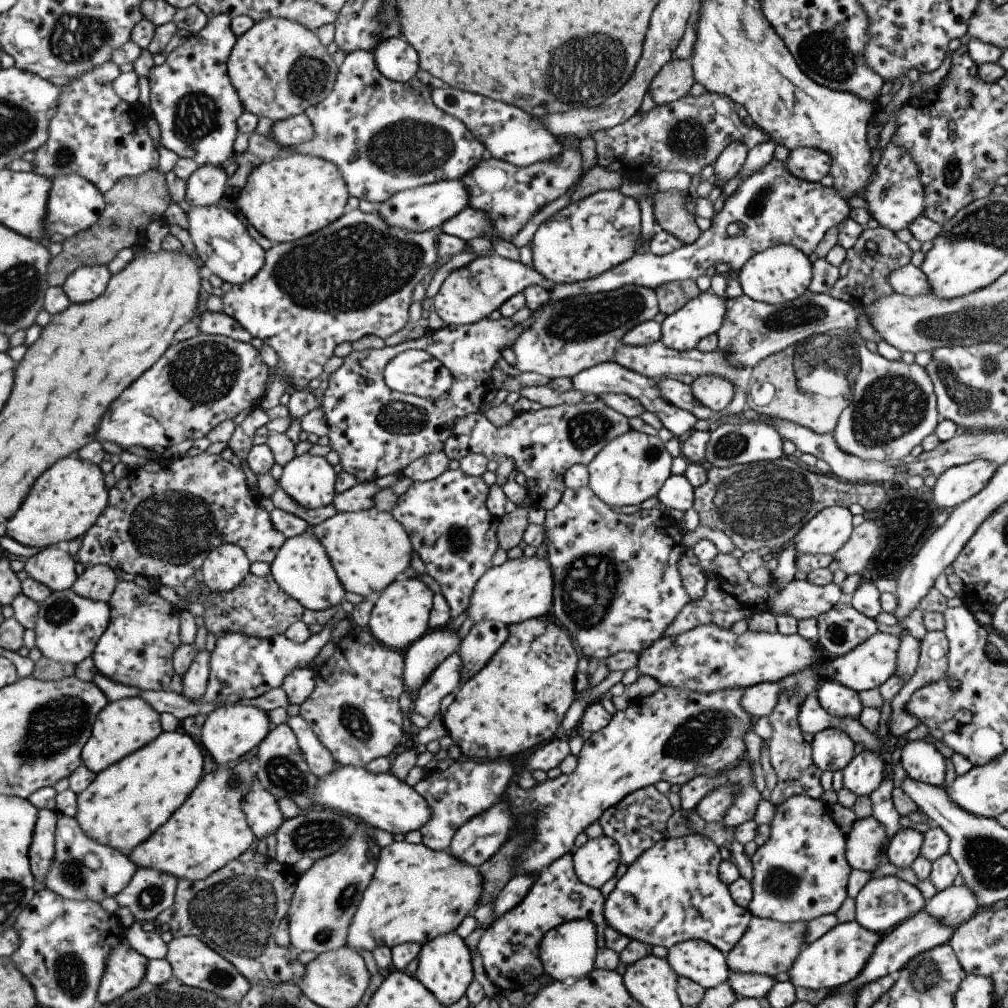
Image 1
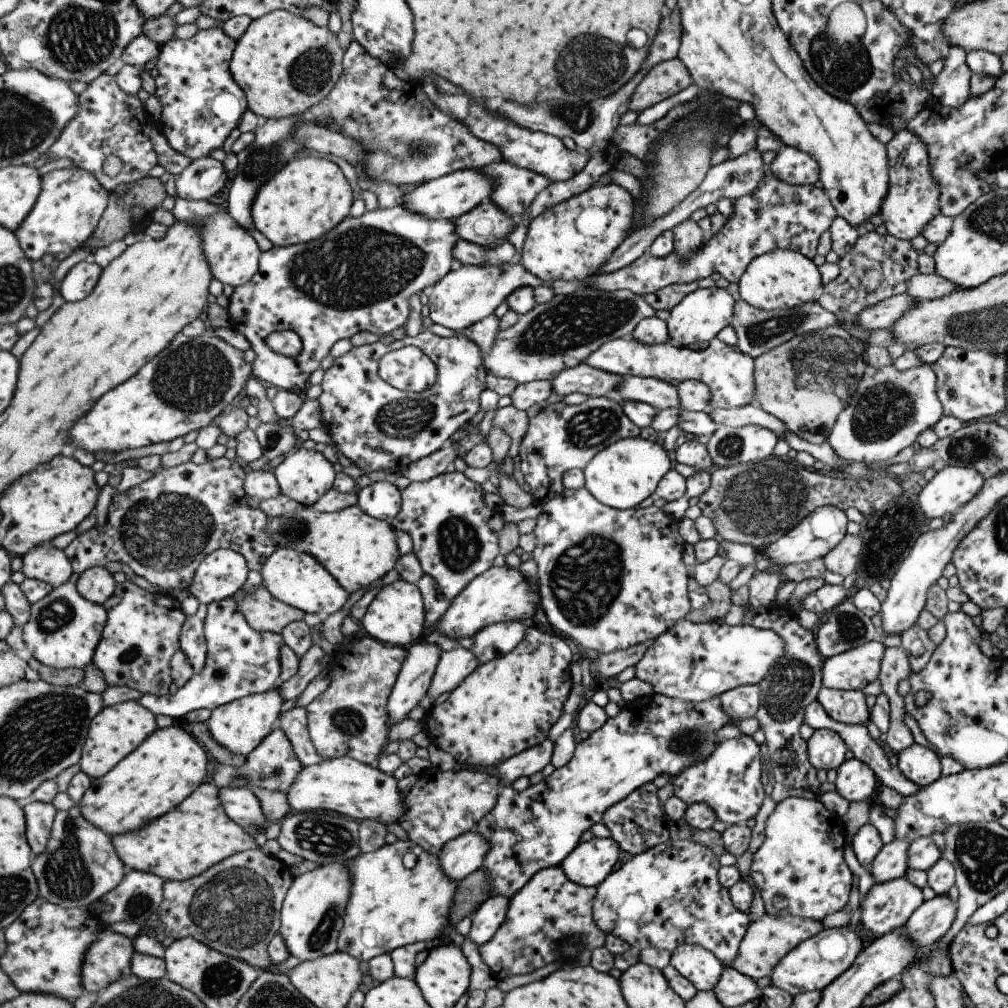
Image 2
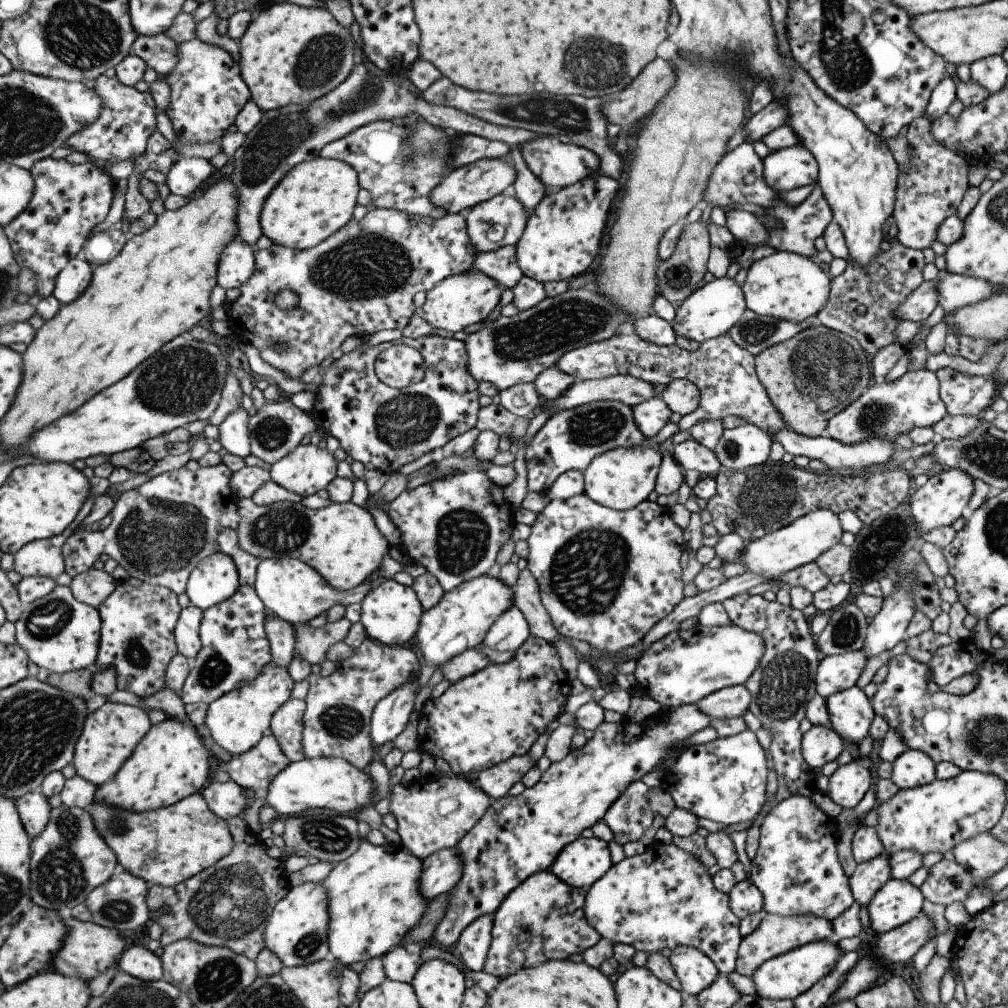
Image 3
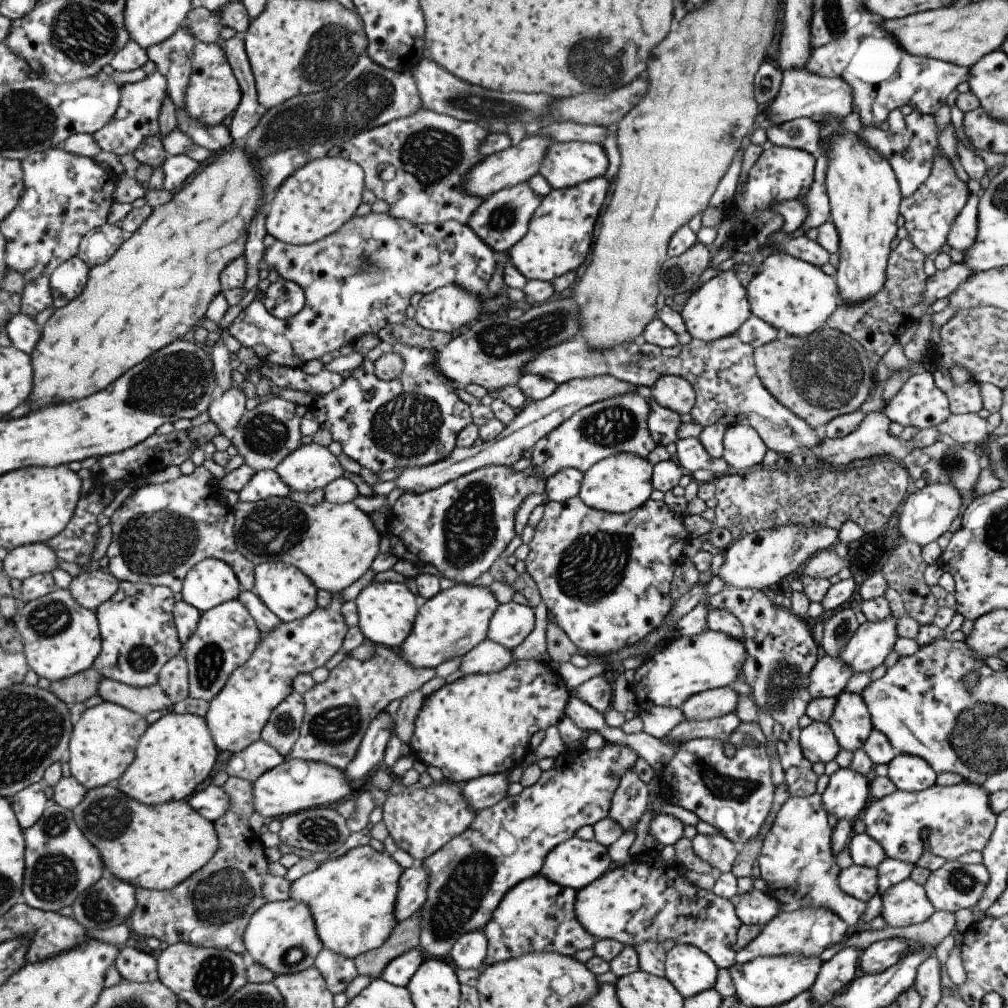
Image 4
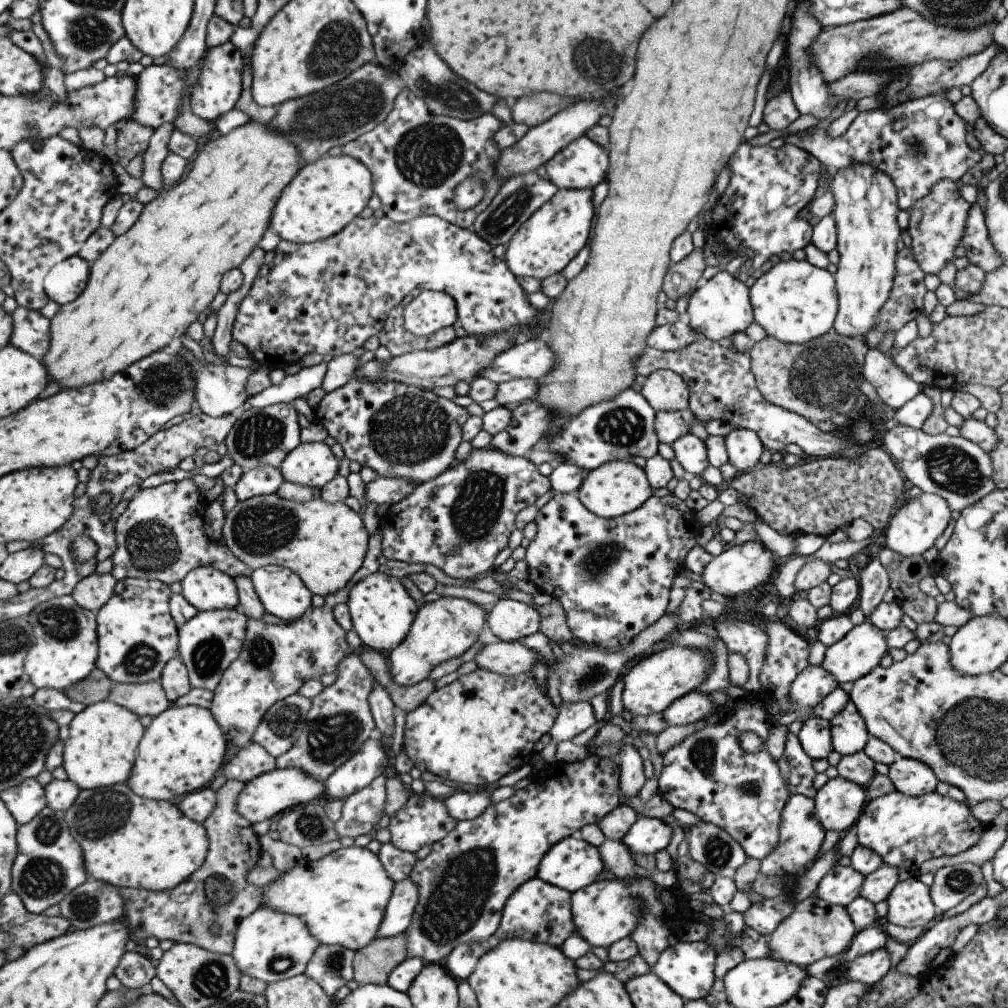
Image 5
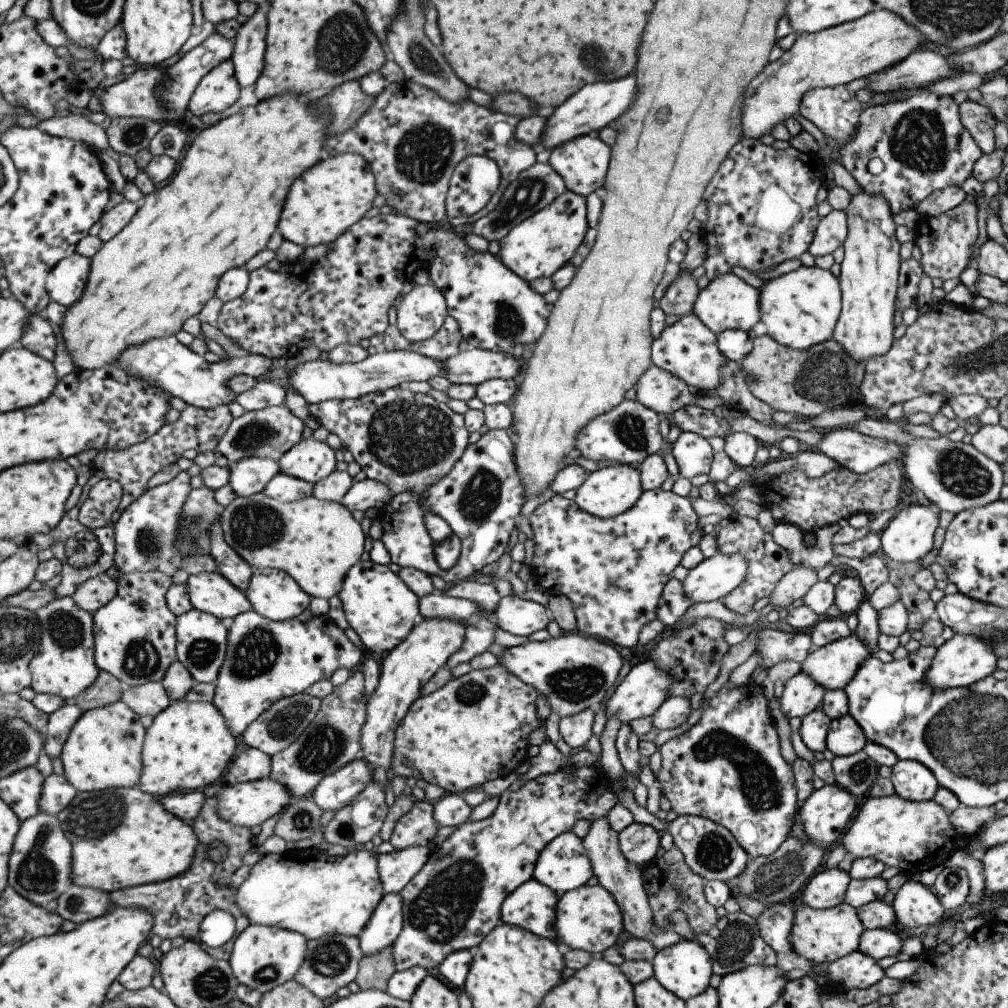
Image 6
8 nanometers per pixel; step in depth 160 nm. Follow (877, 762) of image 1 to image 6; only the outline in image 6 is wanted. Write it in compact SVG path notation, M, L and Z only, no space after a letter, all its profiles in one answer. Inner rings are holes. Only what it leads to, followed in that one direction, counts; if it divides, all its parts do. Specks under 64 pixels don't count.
M837 783L823 785L815 789L803 802L799 804L797 819L801 821L804 833L808 840L821 847L830 847L839 843L840 836L850 824L857 810L855 795Z

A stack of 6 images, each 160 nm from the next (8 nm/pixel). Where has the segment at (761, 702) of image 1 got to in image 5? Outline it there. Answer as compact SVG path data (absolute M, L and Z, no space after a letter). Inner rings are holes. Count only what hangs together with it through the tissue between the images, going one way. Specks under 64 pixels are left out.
M691 691L674 700L661 714L668 725L689 724L714 713L717 706L711 703L709 694Z

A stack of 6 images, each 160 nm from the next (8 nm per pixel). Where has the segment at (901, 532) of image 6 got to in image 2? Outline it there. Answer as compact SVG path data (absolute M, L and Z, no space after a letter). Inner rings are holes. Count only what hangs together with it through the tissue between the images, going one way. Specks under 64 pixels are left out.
M945 466L938 470L918 494L921 512L927 518L953 514L981 488L984 478L973 467Z

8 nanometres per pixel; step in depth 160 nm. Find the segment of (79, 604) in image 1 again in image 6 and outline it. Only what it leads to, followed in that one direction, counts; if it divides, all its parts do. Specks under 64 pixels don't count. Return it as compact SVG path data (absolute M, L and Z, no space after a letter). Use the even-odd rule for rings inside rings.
M63 597L52 600L36 611L42 624L42 647L37 656L31 661L31 688L35 693L49 693L62 696L73 703L77 695L81 695L98 679L100 668L96 660L96 642L94 633L94 615L82 609L73 597Z

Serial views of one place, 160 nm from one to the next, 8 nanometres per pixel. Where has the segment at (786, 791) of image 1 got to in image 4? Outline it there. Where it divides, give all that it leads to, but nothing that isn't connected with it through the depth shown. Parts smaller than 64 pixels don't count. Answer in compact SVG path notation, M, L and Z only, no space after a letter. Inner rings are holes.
M727 587L707 598L707 611L713 608L727 609L739 620L742 627L742 643L746 650L746 659L742 664L743 680L749 686L749 698L759 706L761 712L769 714L774 722L781 724L781 733L777 742L775 742L776 756L783 771L785 788L789 797L808 797L815 793L816 775L811 771L812 762L809 762L801 752L798 743L799 726L797 719L804 714L804 708L811 700L809 691L807 690L808 676L813 665L816 663L820 655L820 649L813 641L811 630L805 627L803 619L796 617L790 609L786 609L782 605L775 605L771 596L764 590L759 589L743 589L735 587Z

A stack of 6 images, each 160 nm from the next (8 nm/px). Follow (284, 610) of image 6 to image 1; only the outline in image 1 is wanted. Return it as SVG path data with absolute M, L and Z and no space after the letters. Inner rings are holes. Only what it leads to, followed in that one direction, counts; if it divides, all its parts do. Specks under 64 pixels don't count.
M311 528L303 534L287 539L273 561L272 575L289 596L295 597L295 600L311 610L327 610L331 606L339 606L347 594L328 550Z

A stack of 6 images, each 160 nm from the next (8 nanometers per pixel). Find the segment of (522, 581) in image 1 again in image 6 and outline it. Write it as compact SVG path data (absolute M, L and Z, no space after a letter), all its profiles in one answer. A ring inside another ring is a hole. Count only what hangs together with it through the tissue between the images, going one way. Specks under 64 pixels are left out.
M445 617L422 618L422 621L416 625L410 635L397 648L394 648L384 659L382 664L382 675L377 690L372 694L368 703L368 719L366 726L362 730L362 758L369 761L369 764L375 769L375 781L385 786L387 776L389 777L394 762L396 732L399 725L406 718L411 710L412 704L421 696L427 683L447 666L448 660L459 650L465 642L465 630L467 624L461 621L448 619Z

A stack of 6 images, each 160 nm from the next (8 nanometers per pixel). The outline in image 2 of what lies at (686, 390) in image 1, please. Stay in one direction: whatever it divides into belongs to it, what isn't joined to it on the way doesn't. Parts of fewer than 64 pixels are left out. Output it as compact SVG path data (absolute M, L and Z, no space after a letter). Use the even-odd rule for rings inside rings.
M635 376L622 378L613 397L617 400L649 403L655 410L680 408L676 386L658 378ZM747 403L746 405L734 409L715 409L709 412L710 419L717 427L742 427L745 425L757 425L771 430L777 436L782 437L783 431L786 430L784 424L761 410L755 403Z

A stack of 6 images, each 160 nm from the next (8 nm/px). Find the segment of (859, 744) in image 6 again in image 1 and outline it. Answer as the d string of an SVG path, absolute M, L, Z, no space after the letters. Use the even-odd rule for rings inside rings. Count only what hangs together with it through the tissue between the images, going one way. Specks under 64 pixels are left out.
M825 680L819 683L815 696L821 708L827 714L837 718L855 718L855 716L859 716L859 712L861 712L863 707L857 691L848 689L835 681Z

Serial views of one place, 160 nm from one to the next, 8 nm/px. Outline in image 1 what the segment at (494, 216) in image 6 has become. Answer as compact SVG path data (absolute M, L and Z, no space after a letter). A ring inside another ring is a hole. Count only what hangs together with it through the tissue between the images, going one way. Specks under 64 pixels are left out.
M467 206L442 226L442 232L459 237L462 241L487 237L492 242L497 237L490 234L491 227L492 225L484 212L473 210Z

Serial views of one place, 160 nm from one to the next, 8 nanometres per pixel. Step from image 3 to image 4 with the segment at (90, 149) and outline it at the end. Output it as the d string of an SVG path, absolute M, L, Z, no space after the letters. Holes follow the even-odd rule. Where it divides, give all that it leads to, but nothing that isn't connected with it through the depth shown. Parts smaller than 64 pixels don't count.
M156 70L142 81L123 84L121 87L122 100L114 119L92 135L103 151L125 156L125 154L134 154L146 138L159 137L162 134L160 116L163 101L169 95L168 80L163 73Z

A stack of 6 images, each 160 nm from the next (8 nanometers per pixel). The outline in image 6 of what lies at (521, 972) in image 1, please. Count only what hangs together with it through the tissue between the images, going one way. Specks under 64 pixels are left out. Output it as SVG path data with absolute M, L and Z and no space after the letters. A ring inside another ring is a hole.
M531 877L523 883L523 888L515 887L515 892L510 893L511 900L507 900L507 904L503 904L503 923L522 928L535 936L555 941L555 909L559 898L556 892Z

